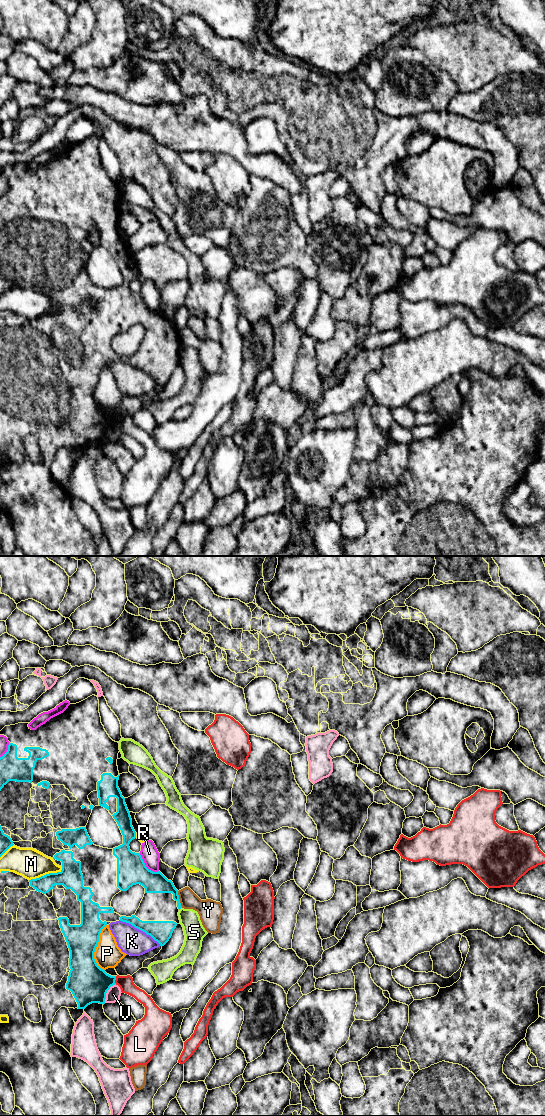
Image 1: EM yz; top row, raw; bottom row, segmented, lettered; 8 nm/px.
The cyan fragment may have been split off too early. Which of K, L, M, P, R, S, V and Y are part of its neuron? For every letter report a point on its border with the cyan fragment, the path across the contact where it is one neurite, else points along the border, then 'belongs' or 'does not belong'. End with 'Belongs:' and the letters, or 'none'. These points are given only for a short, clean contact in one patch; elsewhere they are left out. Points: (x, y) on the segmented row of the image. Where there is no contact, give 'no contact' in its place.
K: meets cyan in yz at (140, 929); does not belong
L: meets cyan in yz at (115, 979); does not belong
M: meets cyan in yz at (46, 874); does not belong
P: meets cyan in yz at (96, 946); does not belong
R: meets cyan in yz at (145, 866); does not belong
S: meets cyan in yz at (180, 908); does not belong
V: meets cyan in yz at (106, 992); does not belong
Y: meets cyan in yz at (179, 899); does not belong
Belongs: none

